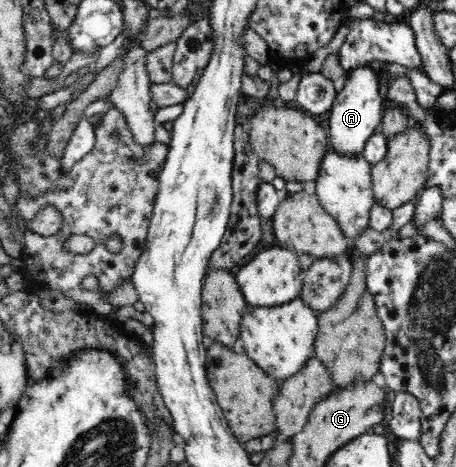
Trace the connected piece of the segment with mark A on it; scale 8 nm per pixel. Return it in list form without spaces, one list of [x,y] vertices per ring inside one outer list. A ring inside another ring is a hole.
[[[370,64],[346,71],[343,87],[337,92],[329,113],[330,143],[342,154],[362,154],[364,142],[380,130],[381,115],[387,104],[383,95],[384,76]]]

